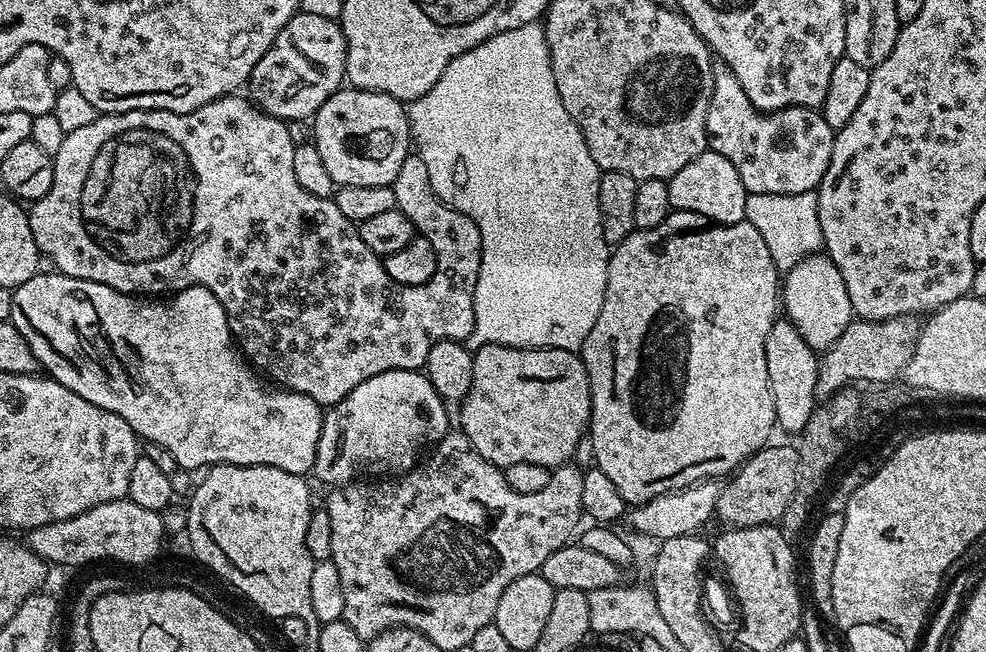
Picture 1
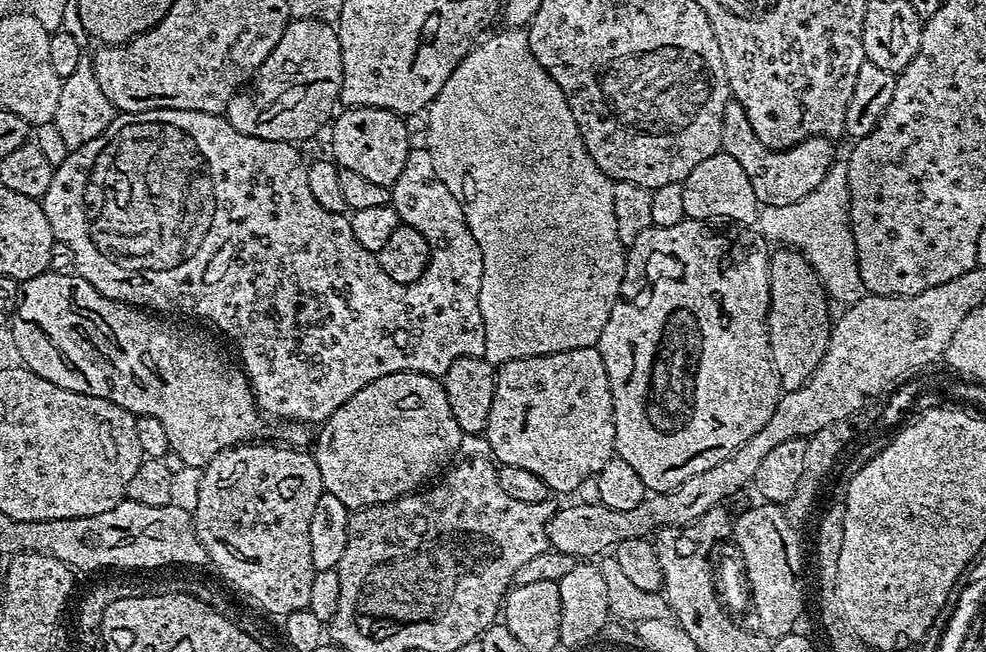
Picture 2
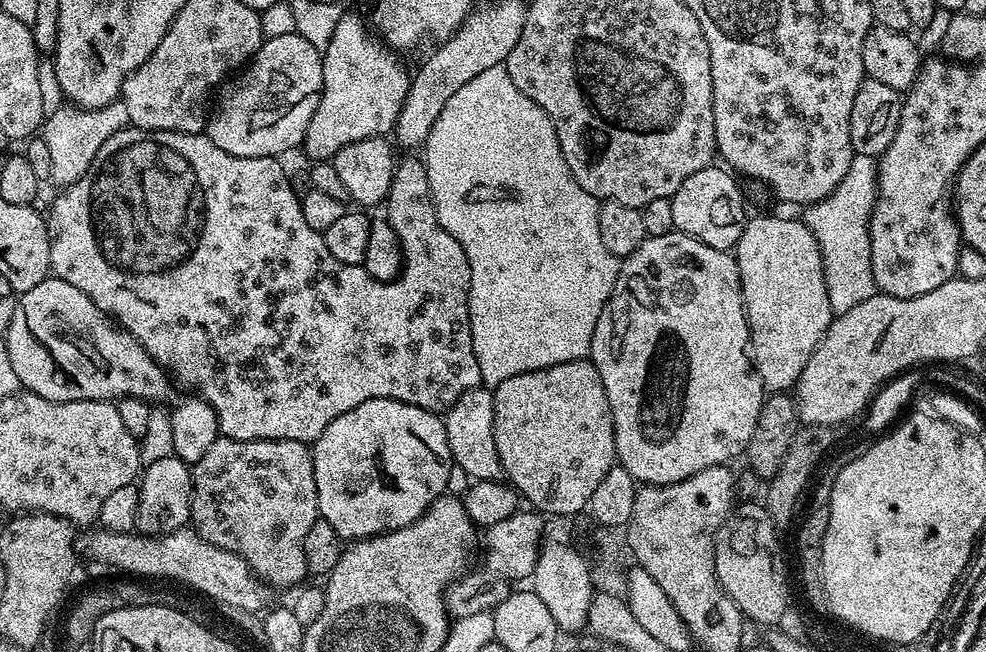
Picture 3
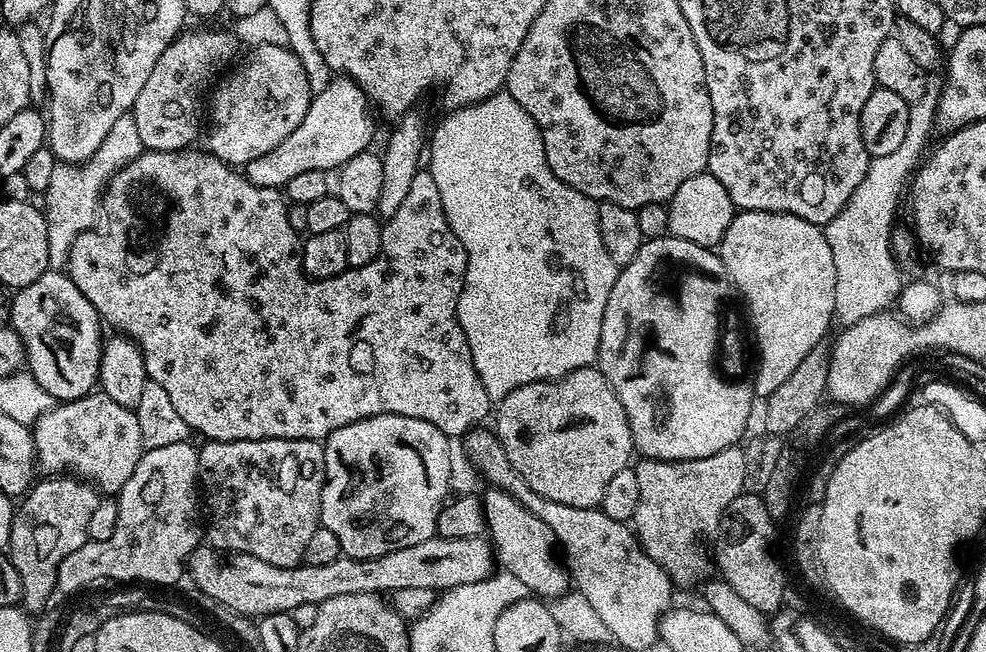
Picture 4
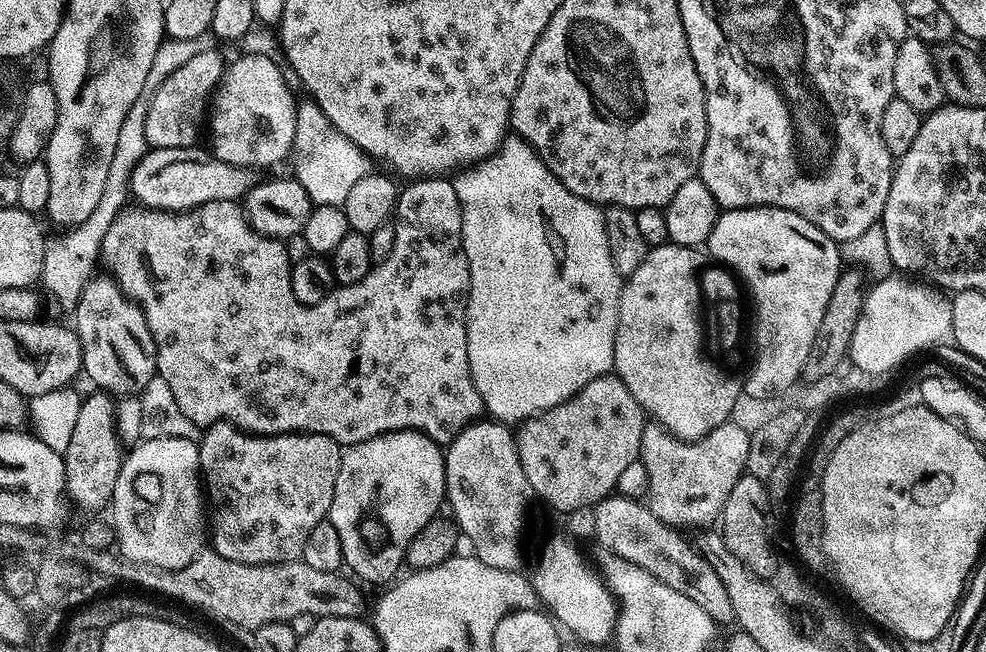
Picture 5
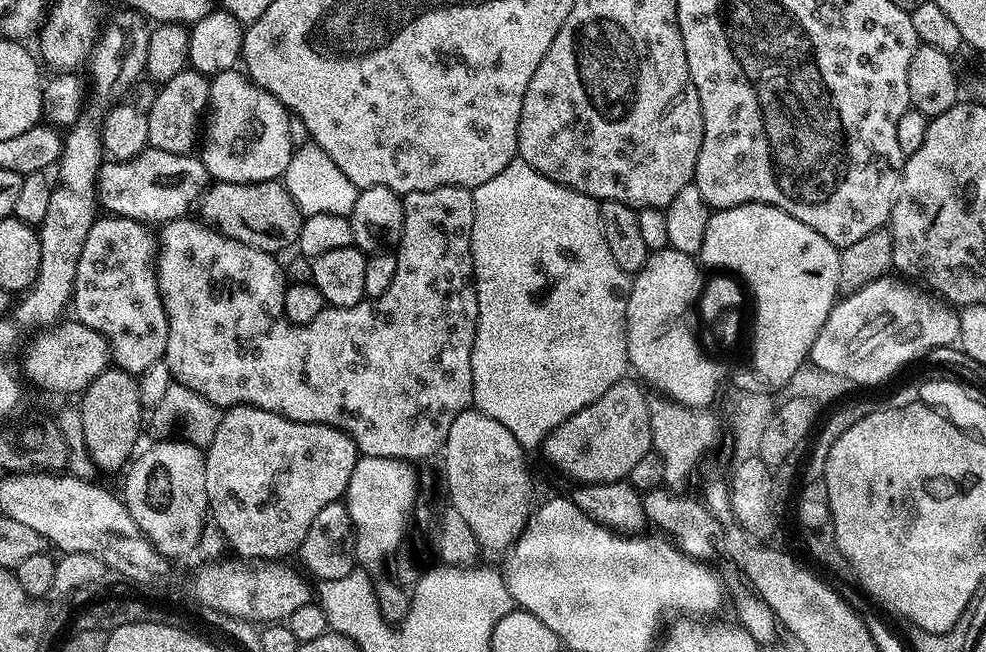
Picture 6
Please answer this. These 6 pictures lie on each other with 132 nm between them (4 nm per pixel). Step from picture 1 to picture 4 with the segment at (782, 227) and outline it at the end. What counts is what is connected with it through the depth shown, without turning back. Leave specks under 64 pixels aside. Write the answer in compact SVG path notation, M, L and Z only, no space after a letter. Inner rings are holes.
M929 90L922 98L918 98L918 102L910 105L906 138L902 138L902 146L898 146L894 154L871 157L862 182L858 182L858 190L850 194L846 206L842 206L839 214L829 224L823 225L822 231L830 246L830 254L834 254L835 319L839 323L841 320L841 325L857 324L862 322L862 318L870 318L885 311L889 307L888 303L891 300L893 303L901 291L902 281L892 259L890 220L904 178L908 171L910 174L921 163L924 139L934 130L939 97L939 91Z

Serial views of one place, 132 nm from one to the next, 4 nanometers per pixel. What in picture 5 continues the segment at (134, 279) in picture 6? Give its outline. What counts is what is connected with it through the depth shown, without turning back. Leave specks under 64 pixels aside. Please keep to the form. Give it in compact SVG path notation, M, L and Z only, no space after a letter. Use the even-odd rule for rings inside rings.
M96 274L86 282L80 300L74 307L74 314L74 331L84 355L83 375L88 375L96 383L97 389L113 397L139 397L146 382L158 375L153 349L148 347L152 335L140 307L124 295L111 276ZM140 344L145 344L145 348Z

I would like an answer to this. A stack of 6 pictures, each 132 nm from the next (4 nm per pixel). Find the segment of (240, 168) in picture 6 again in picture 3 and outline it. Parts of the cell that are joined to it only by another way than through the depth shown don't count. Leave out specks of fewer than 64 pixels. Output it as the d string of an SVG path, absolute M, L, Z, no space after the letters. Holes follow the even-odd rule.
M297 32L283 34L282 37L270 37L265 39L240 74L237 80L229 79L219 89L220 101L217 104L215 101L206 120L208 139L231 156L280 158L283 157L283 152L288 152L291 148L299 149L310 126L310 118L314 118L320 92L324 89L324 57L321 49L310 46L310 42L306 42L306 38L302 38Z

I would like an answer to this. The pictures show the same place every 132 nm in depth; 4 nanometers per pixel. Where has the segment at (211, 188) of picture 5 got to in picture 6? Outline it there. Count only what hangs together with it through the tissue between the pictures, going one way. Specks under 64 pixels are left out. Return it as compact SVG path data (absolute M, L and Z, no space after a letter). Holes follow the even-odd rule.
M148 146L130 160L105 162L96 180L98 204L105 213L125 216L139 224L163 226L170 220L183 220L197 207L209 187L206 166L196 154L170 154Z

